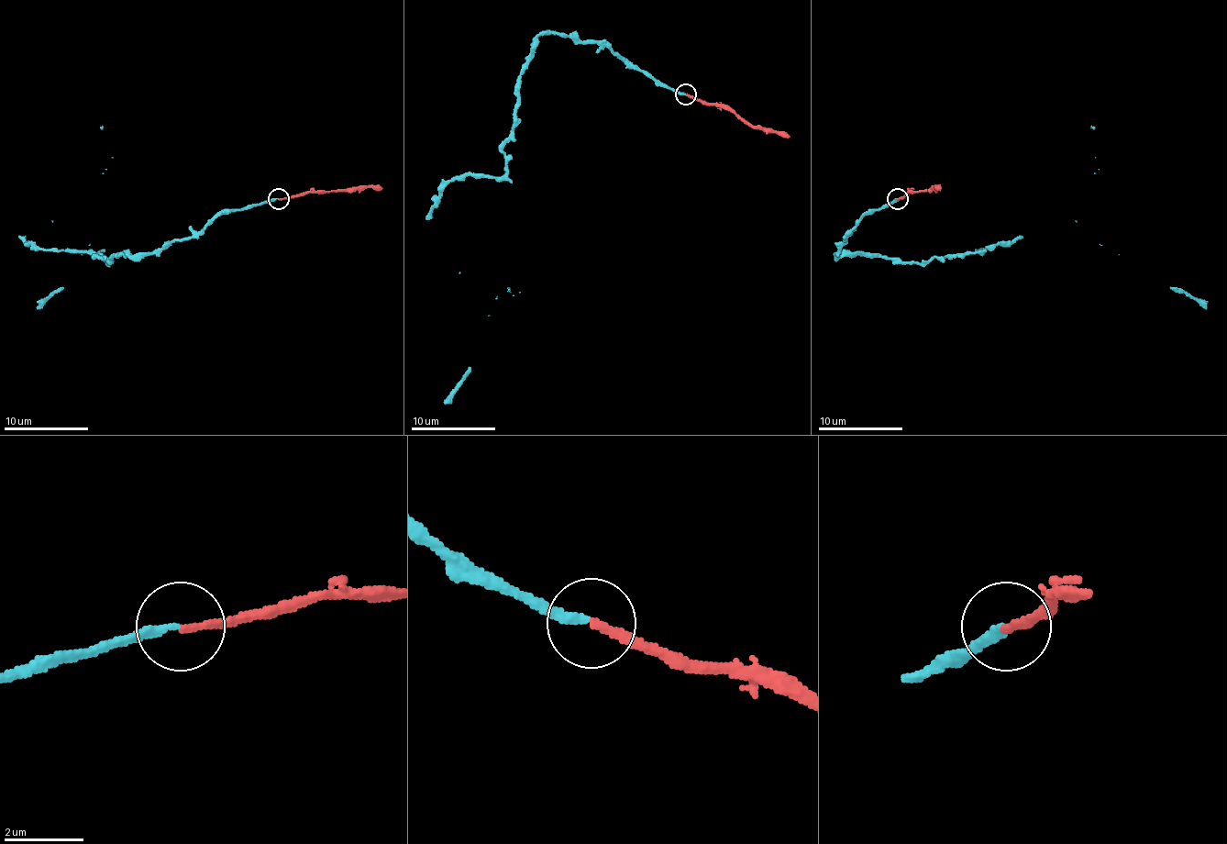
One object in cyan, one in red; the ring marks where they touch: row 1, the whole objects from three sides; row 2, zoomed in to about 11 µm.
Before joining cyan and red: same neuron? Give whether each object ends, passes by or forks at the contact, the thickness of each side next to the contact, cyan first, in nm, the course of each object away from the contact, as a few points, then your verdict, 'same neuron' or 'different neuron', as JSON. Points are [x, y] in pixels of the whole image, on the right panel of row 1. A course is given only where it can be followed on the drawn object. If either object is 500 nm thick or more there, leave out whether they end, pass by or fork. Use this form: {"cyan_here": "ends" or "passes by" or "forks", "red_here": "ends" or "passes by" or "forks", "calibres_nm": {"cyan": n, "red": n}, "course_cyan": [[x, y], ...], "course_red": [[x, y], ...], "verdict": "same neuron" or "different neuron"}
{"cyan_here": "ends", "red_here": "ends", "calibres_nm": {"cyan": 200, "red": 190}, "course_cyan": [[897, 199], [869, 209], [836, 254], [929, 262], [979, 254], [990, 246], [1075, 220], [1169, 288], [1208, 303]], "course_red": [[897, 199], [906, 193], [931, 186], [942, 188]], "verdict": "different neuron"}

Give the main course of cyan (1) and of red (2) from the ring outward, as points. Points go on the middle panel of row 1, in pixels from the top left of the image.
1: (685, 94), (596, 43), (537, 37), (505, 172), (455, 176), (432, 216), (489, 316), (445, 405)
2: (685, 94), (706, 103), (725, 105), (753, 126), (772, 127), (789, 138)

